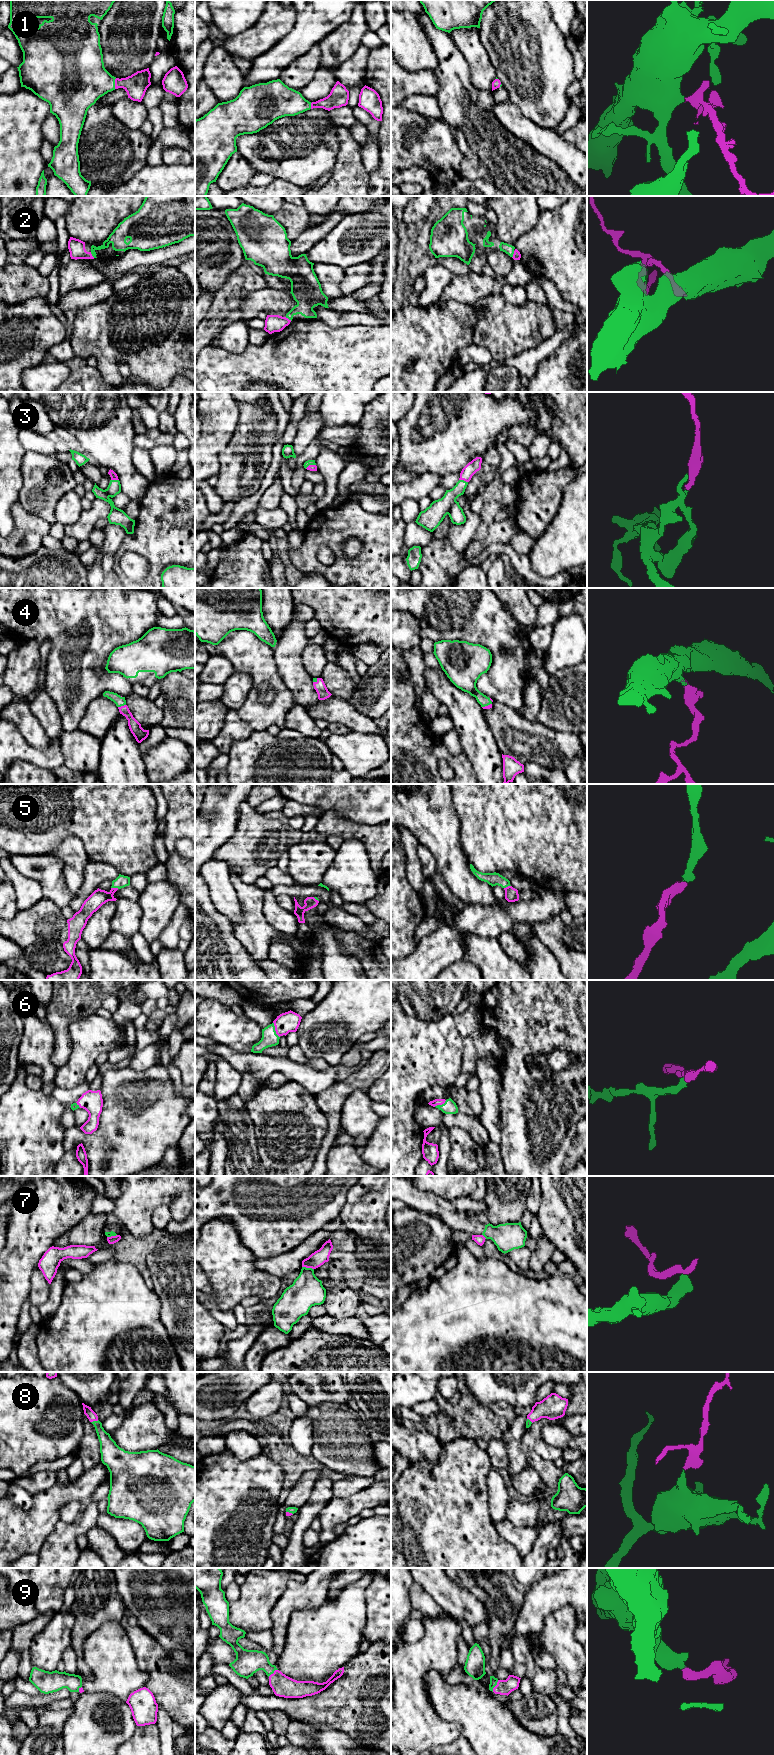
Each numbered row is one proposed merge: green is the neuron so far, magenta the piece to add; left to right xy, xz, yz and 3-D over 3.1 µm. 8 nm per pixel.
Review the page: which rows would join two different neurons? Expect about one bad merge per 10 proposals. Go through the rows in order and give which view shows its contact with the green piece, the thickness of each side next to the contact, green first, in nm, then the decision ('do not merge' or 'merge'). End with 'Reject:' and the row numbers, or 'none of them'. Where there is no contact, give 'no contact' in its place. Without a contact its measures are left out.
1: contact in xy; calibres 380 and 180 nm; merge
2: contact in yz; calibres 80 and 60 nm; merge
3: contact in yz; calibres 150 and 100 nm; merge
4: contact in xy; calibres 80 and 100 nm; merge
5: contact in xy; calibres 100 and 130 nm; merge
6: contact in xz; calibres 130 and 160 nm; merge
7: contact in xz; calibres 260 and 120 nm; do not merge
8: contact in xy; calibres 140 and 80 nm; merge
9: contact in yz; calibres 60 and 130 nm; merge
Reject: 7

